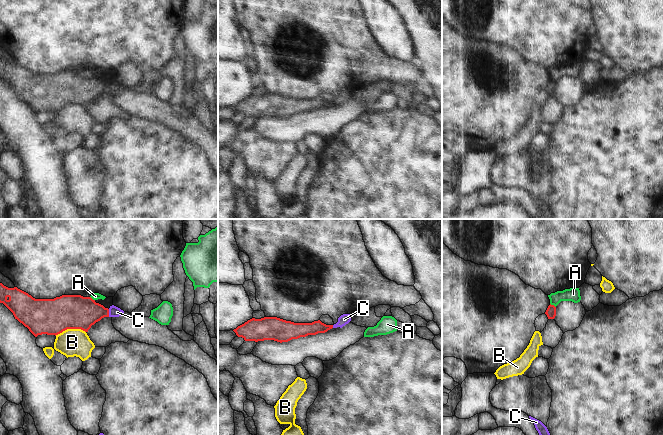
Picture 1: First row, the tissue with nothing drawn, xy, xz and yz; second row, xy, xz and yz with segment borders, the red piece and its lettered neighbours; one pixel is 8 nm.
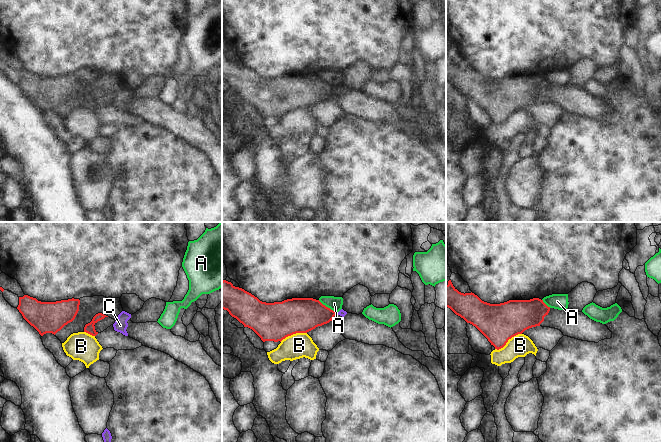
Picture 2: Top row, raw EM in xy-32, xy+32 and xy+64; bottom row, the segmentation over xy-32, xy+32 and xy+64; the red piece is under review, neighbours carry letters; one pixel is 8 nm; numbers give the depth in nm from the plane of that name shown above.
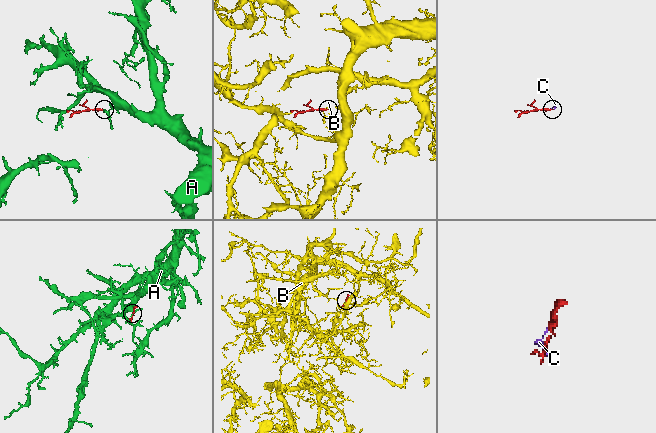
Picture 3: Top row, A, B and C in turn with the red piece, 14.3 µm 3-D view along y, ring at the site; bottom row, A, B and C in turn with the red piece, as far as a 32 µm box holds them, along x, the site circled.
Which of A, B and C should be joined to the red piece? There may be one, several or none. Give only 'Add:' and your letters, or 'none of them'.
Add: C

